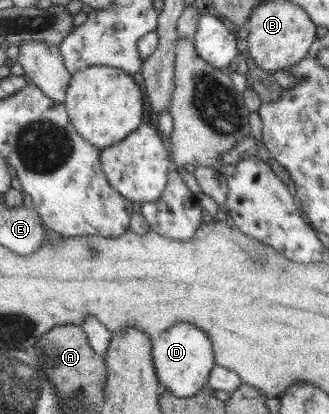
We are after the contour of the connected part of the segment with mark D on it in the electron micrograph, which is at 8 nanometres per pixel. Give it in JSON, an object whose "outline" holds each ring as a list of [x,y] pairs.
{"outline":[[[178,323],[167,329],[167,332],[151,337],[151,342],[156,376],[162,390],[168,390],[179,398],[187,398],[208,386],[209,374],[216,363],[213,342],[207,333],[190,323]]]}

